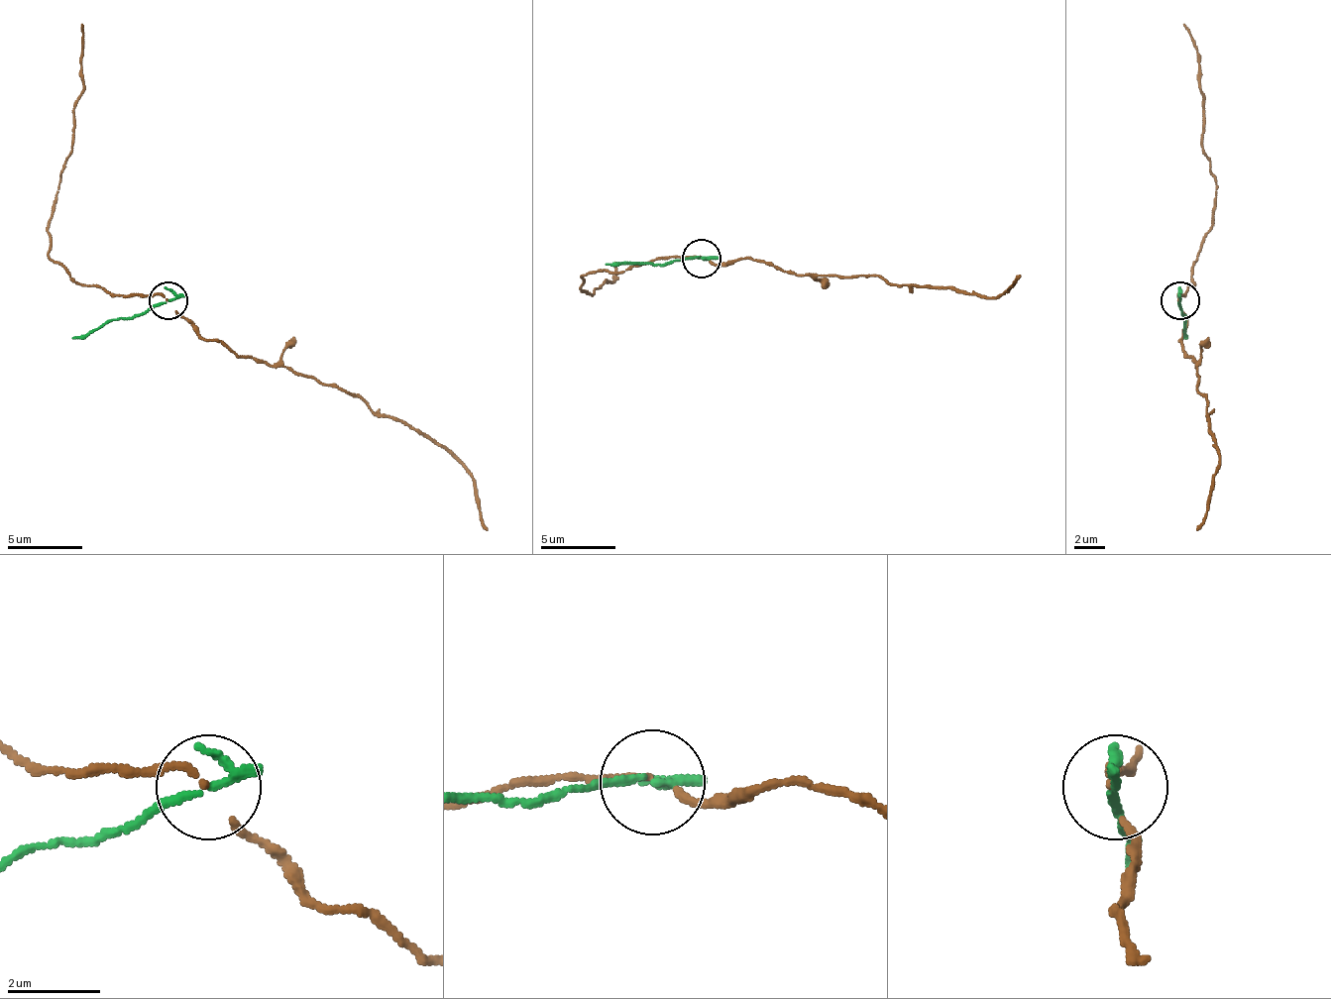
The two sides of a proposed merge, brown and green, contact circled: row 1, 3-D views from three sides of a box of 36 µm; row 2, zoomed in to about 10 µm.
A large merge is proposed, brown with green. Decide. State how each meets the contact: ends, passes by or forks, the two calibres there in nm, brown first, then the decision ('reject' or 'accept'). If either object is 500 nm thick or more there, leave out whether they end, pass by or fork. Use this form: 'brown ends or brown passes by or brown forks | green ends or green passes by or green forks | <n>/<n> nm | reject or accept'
brown passes by | green passes by | 90/170 nm | reject

